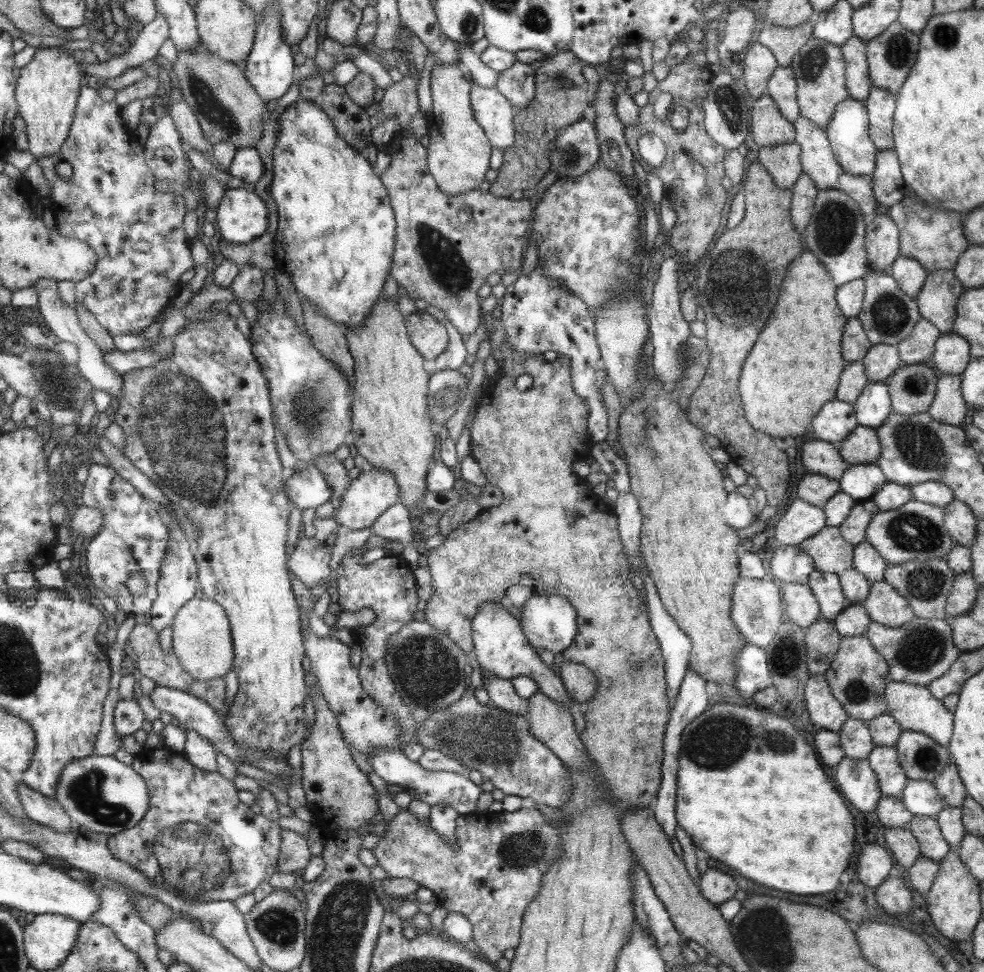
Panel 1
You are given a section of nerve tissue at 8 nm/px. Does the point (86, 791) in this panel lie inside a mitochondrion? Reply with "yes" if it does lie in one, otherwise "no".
yes

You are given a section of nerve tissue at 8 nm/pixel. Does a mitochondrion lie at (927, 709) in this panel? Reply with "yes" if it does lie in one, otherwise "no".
no

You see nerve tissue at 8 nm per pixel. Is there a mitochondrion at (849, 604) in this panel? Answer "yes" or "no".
no

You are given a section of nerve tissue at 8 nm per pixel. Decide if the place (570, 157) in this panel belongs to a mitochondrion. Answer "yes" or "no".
yes

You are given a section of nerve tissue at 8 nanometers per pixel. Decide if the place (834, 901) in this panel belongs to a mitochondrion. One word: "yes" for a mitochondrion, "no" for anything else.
no

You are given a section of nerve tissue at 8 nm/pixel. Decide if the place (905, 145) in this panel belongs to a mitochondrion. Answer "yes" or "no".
no

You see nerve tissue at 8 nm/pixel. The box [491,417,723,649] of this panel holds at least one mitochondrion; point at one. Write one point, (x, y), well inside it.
(574, 516)

